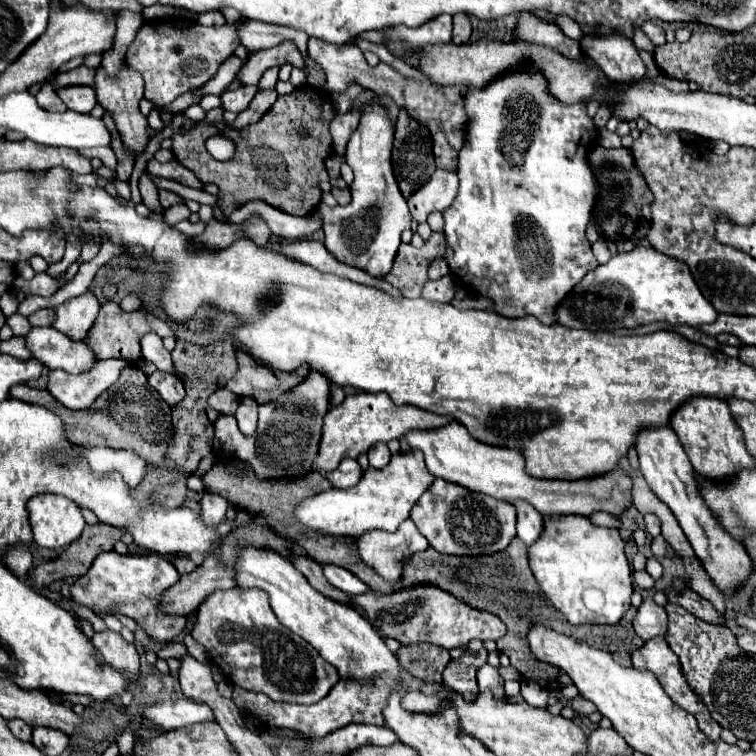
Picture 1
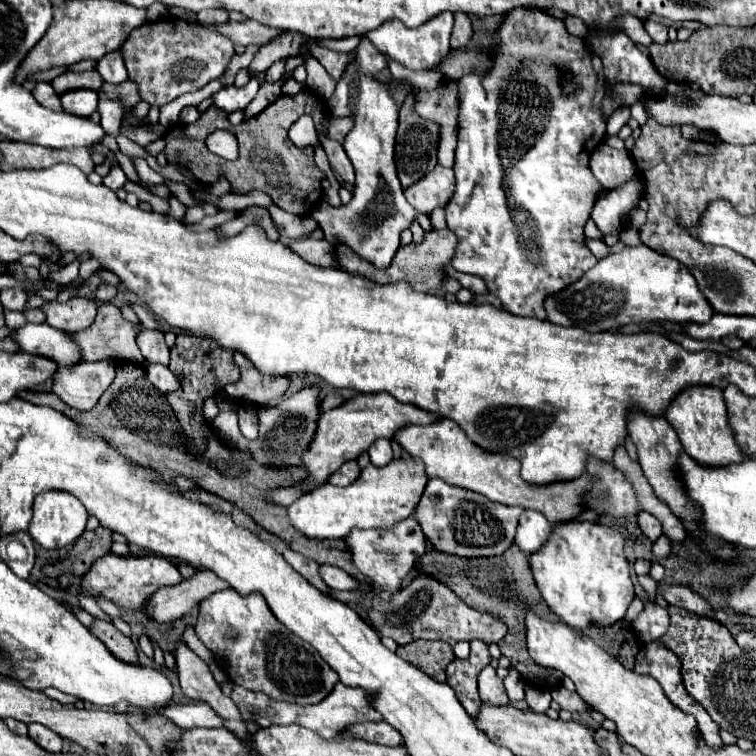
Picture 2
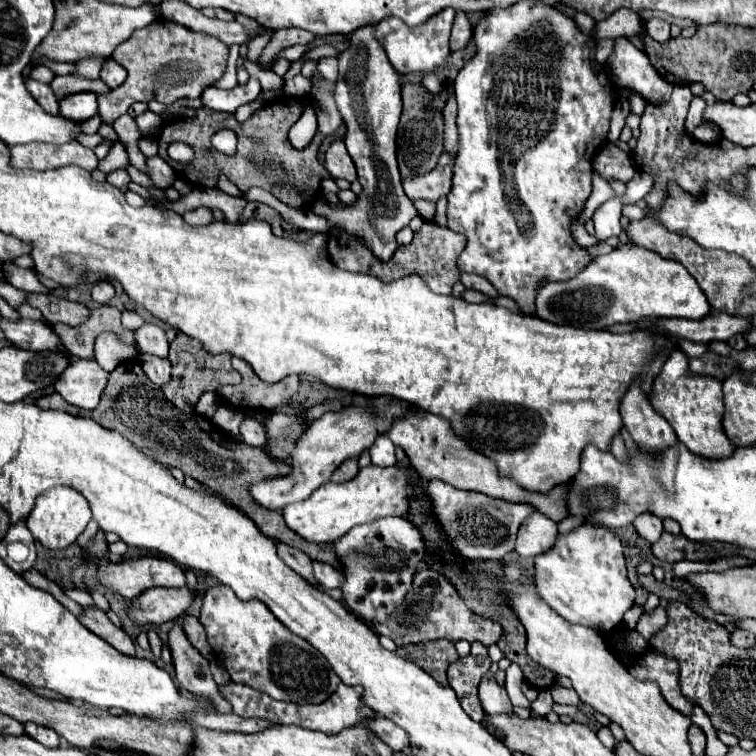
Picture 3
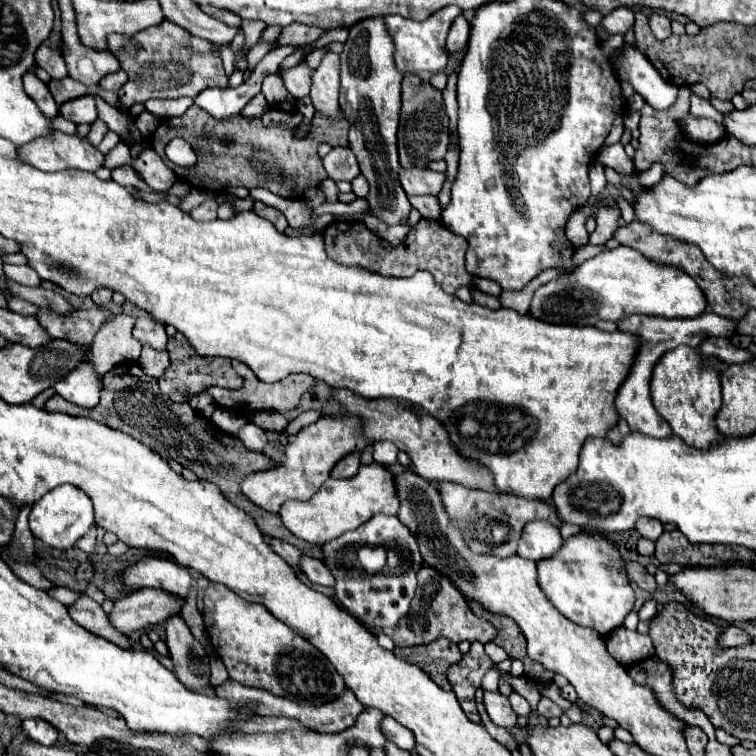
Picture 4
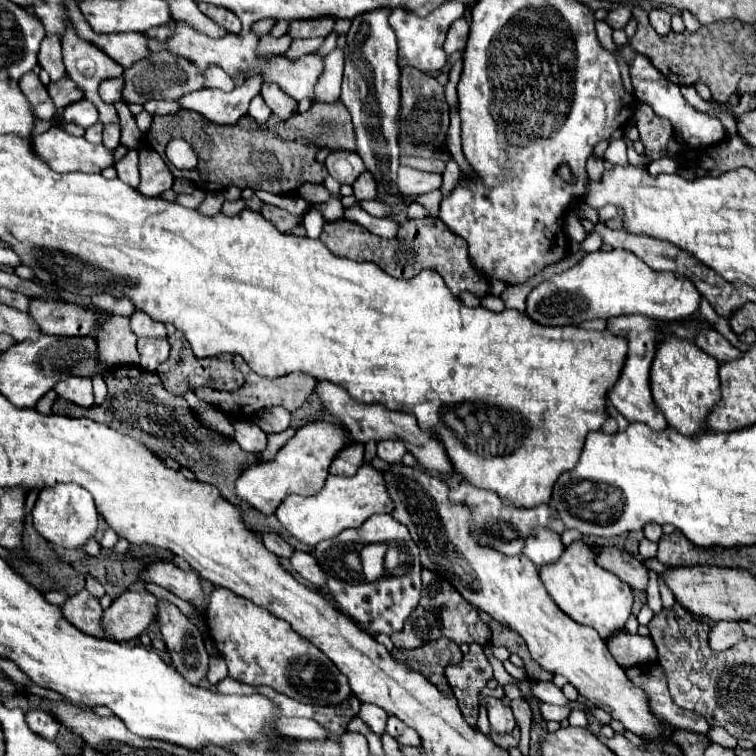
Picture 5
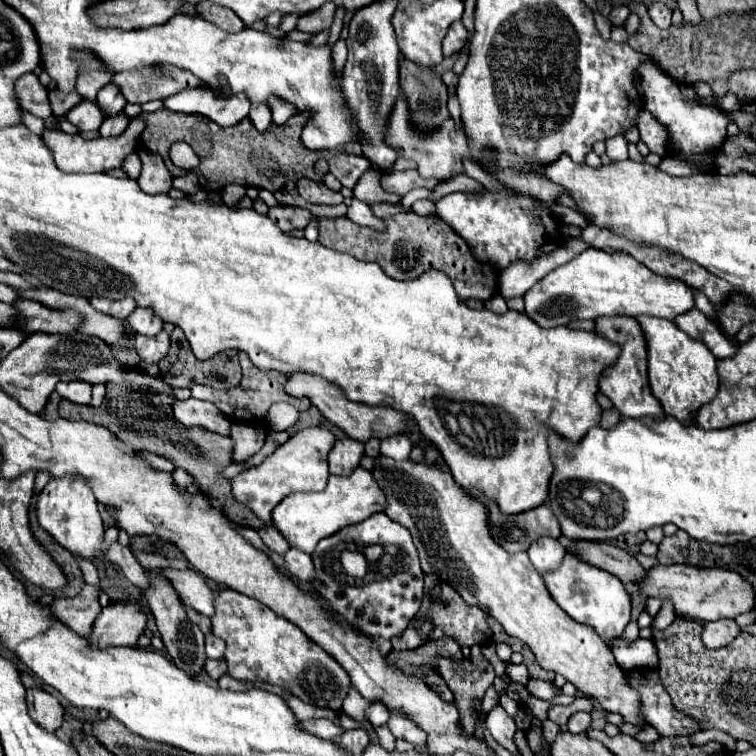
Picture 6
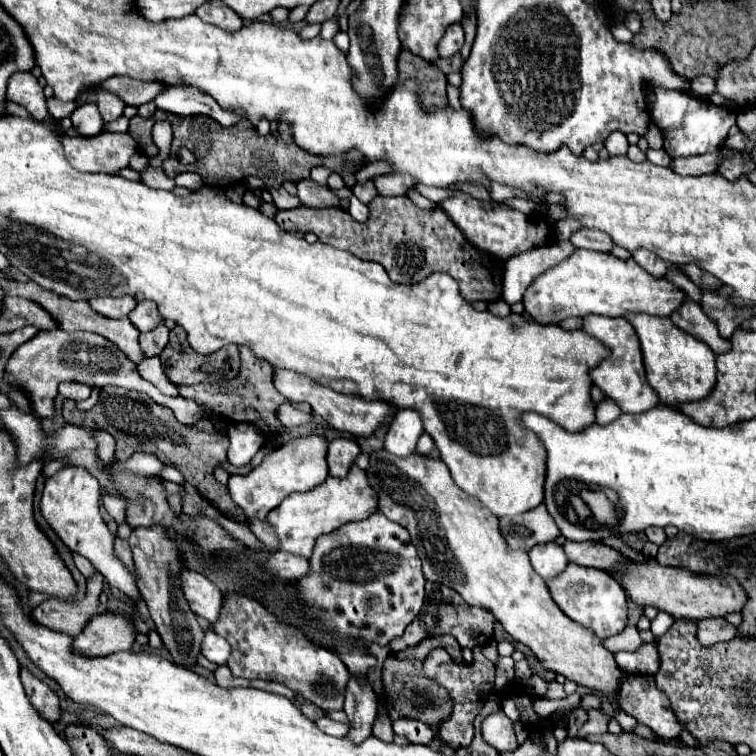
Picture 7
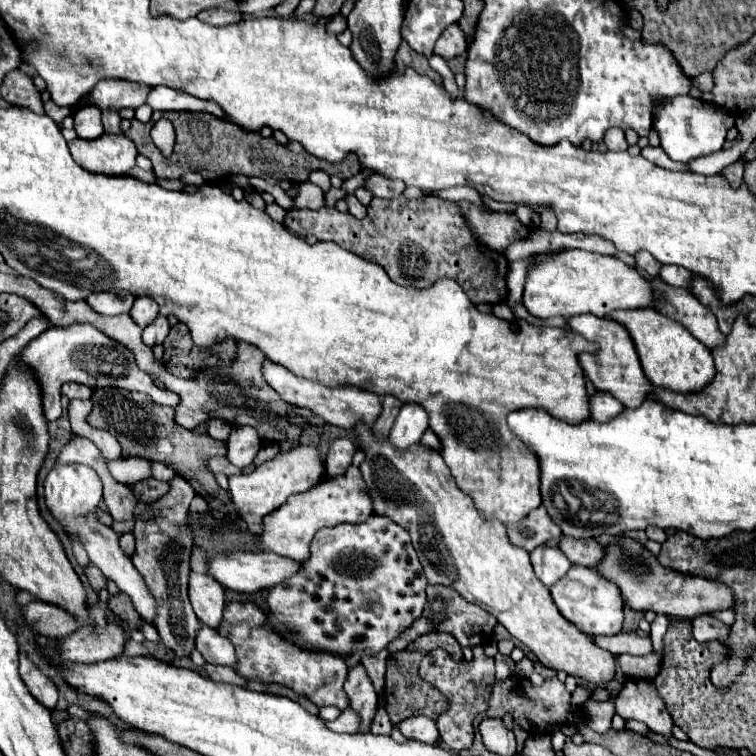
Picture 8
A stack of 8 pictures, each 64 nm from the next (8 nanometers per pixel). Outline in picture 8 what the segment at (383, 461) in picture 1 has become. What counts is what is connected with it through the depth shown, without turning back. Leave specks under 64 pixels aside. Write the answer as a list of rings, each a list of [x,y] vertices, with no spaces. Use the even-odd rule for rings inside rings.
[[[404,404],[400,408],[400,414],[394,420],[394,426],[390,430],[390,442],[404,450],[418,442],[422,434],[428,430],[428,414],[420,404]]]

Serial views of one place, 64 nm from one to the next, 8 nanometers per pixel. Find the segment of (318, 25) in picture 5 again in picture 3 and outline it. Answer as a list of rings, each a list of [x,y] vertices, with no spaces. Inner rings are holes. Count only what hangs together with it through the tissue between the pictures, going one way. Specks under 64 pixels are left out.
[[[284,28],[284,30],[276,30],[276,34],[272,36],[270,44],[262,50],[258,62],[268,62],[276,56],[276,52],[280,52],[286,46],[294,46],[294,44],[308,44],[312,42],[316,36],[312,36],[308,30],[300,30],[300,28]]]

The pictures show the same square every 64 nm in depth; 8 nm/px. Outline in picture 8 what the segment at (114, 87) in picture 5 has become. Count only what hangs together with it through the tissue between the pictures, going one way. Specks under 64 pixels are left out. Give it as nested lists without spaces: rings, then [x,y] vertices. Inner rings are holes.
[[[116,110],[112,112],[102,112],[102,122],[104,122],[104,130],[108,134],[120,134],[120,116]]]

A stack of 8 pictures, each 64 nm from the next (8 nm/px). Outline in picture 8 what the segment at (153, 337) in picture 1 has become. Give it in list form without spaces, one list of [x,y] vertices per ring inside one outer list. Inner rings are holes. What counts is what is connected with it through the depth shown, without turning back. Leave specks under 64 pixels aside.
[[[140,296],[140,298],[134,300],[130,316],[132,316],[132,320],[138,326],[146,328],[158,316],[158,304],[152,298],[148,298],[148,296]]]

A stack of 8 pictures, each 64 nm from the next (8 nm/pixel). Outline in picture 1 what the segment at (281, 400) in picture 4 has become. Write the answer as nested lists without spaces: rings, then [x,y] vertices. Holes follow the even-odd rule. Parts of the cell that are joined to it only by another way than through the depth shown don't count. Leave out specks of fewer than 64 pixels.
[[[238,350],[236,358],[238,358],[238,372],[232,378],[232,382],[226,384],[226,388],[234,392],[238,398],[246,396],[254,398],[256,392],[274,392],[280,386],[274,372],[268,370],[266,366],[260,366],[254,358],[244,354],[244,350]]]

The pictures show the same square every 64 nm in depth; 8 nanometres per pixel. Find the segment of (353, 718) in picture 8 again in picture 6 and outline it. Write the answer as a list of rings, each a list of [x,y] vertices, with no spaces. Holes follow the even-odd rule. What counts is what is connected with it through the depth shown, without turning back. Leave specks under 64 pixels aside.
[[[324,718],[324,720],[306,720],[306,722],[302,722],[304,726],[304,730],[310,730],[312,734],[316,734],[316,736],[320,736],[320,738],[328,738],[328,740],[334,740],[334,738],[338,738],[342,732],[344,732],[344,728],[342,726],[336,726],[332,720],[328,720],[328,718]]]

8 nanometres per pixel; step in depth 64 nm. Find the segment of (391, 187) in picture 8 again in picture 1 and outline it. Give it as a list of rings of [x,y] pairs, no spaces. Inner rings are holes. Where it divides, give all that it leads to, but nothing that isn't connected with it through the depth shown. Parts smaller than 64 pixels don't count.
[[[436,170],[434,176],[416,194],[410,194],[408,206],[416,222],[424,222],[434,210],[444,210],[452,204],[458,190],[458,178],[452,170]]]

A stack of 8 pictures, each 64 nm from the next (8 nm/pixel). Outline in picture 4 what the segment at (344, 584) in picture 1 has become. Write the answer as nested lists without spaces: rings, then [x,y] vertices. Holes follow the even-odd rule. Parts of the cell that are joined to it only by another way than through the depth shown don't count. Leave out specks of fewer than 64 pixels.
[[[302,556],[300,558],[300,570],[302,574],[314,582],[314,584],[322,584],[322,586],[332,586],[334,584],[334,576],[328,572],[328,568],[316,560],[316,558],[310,558],[310,556]]]

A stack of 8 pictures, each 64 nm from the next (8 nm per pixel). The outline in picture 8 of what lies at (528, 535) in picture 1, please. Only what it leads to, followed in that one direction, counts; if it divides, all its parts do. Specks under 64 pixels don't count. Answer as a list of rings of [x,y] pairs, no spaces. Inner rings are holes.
[[[538,546],[530,554],[530,558],[538,580],[548,588],[560,582],[572,566],[560,548],[550,548],[550,546]]]

